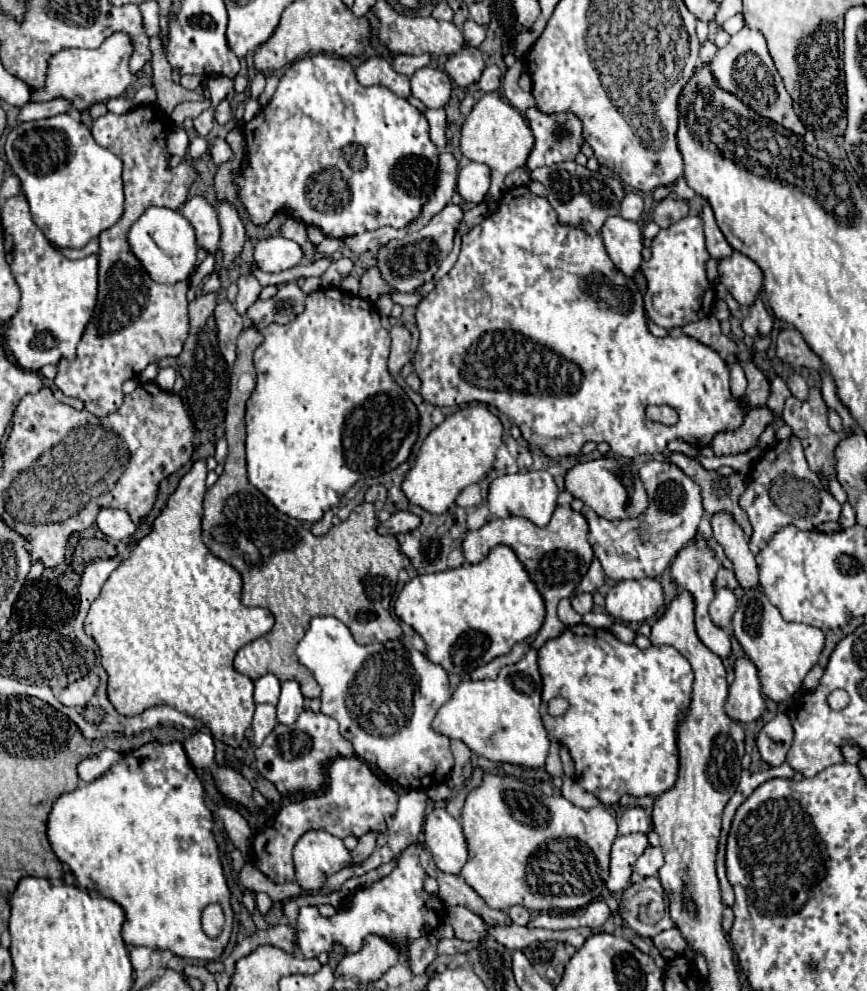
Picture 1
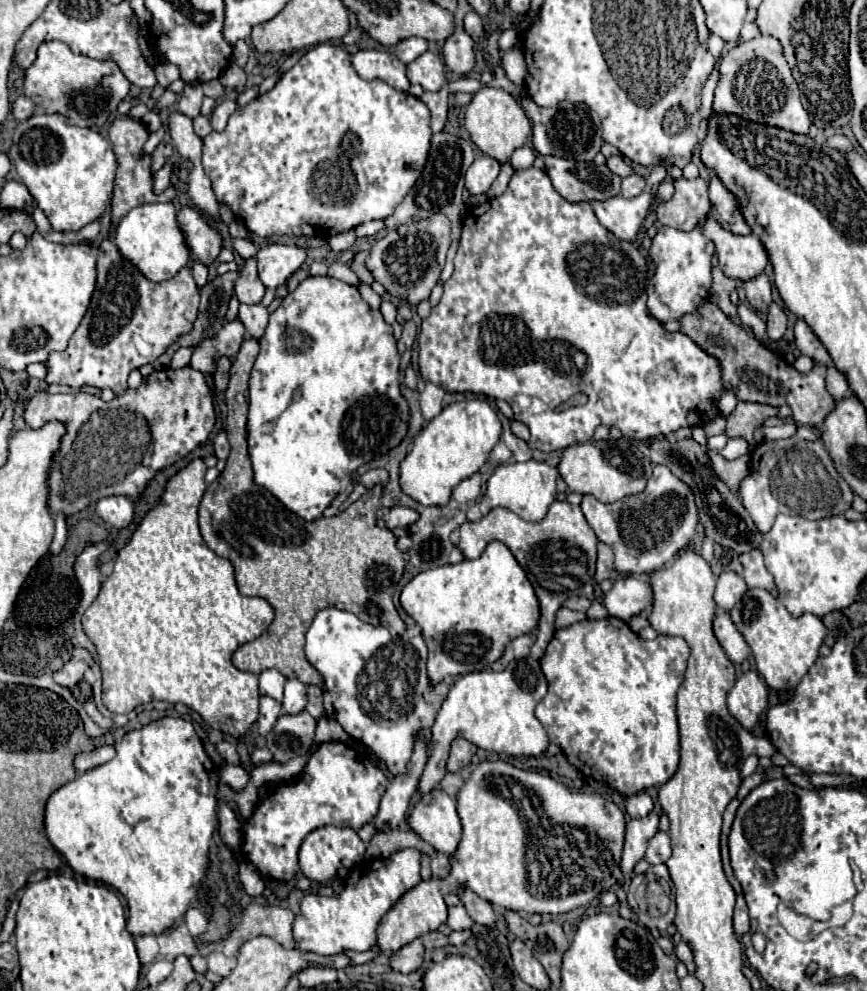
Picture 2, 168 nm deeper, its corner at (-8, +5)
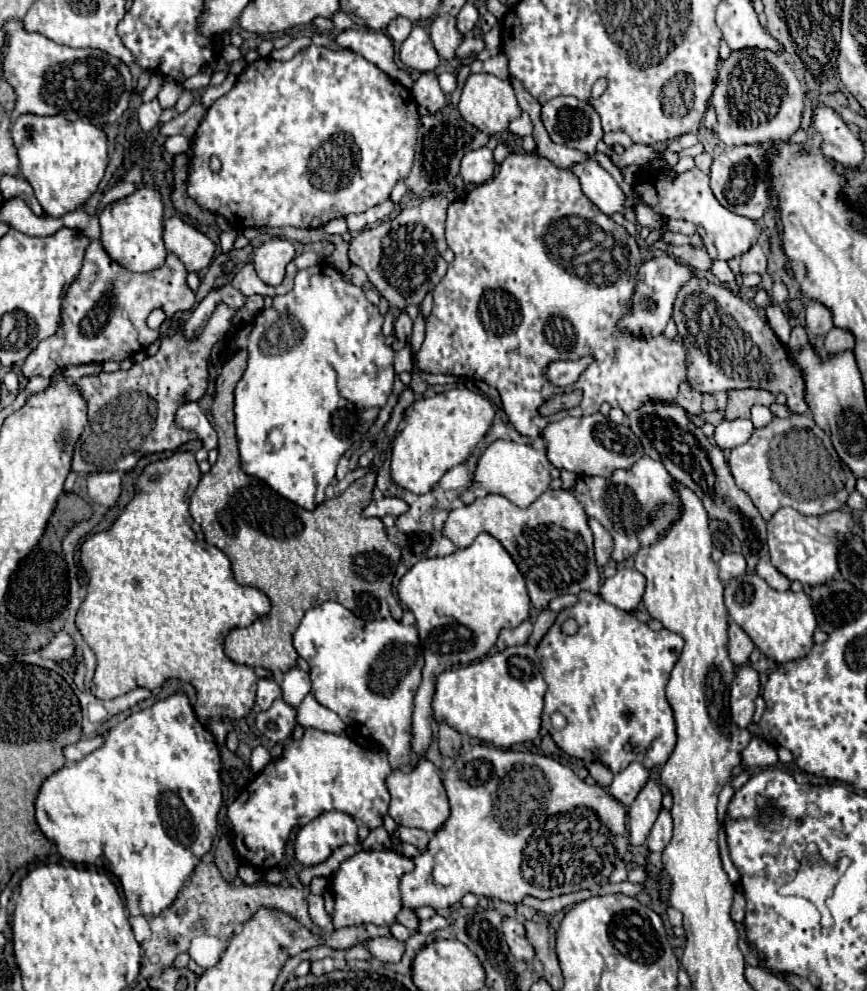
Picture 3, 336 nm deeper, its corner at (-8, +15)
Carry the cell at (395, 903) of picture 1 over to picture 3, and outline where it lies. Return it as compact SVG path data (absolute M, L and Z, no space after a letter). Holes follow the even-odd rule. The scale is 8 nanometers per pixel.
M360 850L354 856L346 858L328 878L330 880L330 892L334 896L334 914L332 918L324 910L324 902L320 896L308 896L310 904L310 916L314 924L318 924L322 930L332 932L344 926L354 924L378 924L378 926L390 926L396 918L396 914L402 908L398 882L400 876L406 872L412 872L414 864L410 858L394 852L394 850Z

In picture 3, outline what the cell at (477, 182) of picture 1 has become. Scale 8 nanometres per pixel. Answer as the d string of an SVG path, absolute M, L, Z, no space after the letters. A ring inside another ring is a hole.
M478 148L468 152L460 162L460 174L466 184L484 184L494 176L494 156L490 148Z

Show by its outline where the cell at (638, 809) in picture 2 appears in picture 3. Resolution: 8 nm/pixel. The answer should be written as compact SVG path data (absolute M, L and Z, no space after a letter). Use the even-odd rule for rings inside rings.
M632 762L628 764L628 768L624 768L614 776L610 784L610 794L624 806L630 806L638 796L638 792L642 790L642 786L646 784L646 780L648 780L648 770L640 762Z

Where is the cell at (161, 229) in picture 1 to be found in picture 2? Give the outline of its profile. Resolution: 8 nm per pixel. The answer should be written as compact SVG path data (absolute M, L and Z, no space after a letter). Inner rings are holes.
M156 202L156 204L142 204L138 208L132 208L118 224L114 242L120 254L128 258L152 282L170 280L184 266L188 266L192 256L172 204Z

